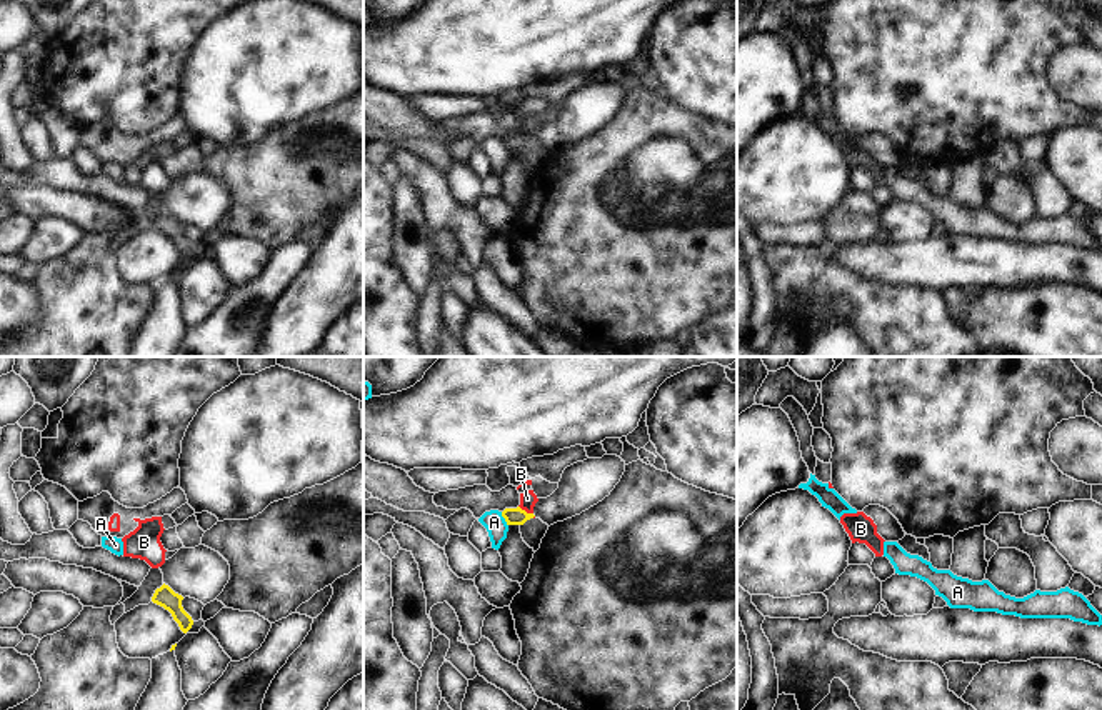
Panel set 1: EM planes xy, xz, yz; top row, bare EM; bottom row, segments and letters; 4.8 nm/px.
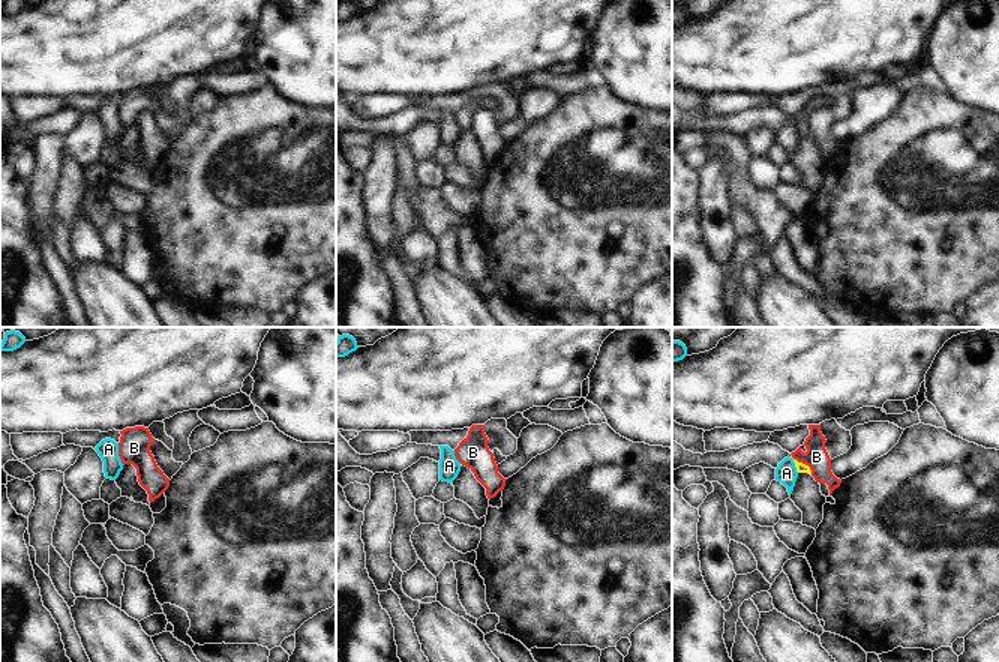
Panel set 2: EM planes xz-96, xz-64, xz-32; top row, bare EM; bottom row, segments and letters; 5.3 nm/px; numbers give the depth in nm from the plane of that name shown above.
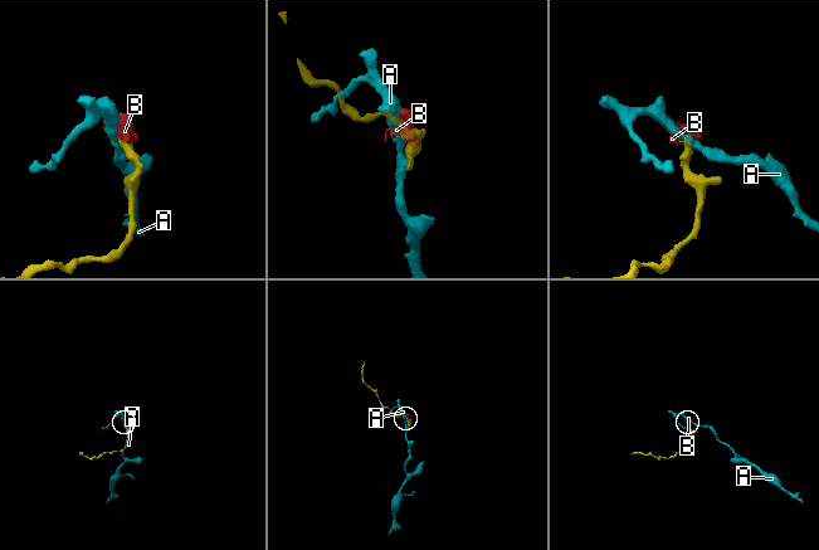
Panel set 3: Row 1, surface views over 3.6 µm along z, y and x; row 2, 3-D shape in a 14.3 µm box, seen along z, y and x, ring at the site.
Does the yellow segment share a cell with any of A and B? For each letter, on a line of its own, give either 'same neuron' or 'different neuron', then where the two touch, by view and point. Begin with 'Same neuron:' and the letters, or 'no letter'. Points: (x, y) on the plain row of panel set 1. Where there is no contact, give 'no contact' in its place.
Same neuron: B
A: different neuron; contact xz (504, 144)
B: same neuron; contact xz (525, 139)

